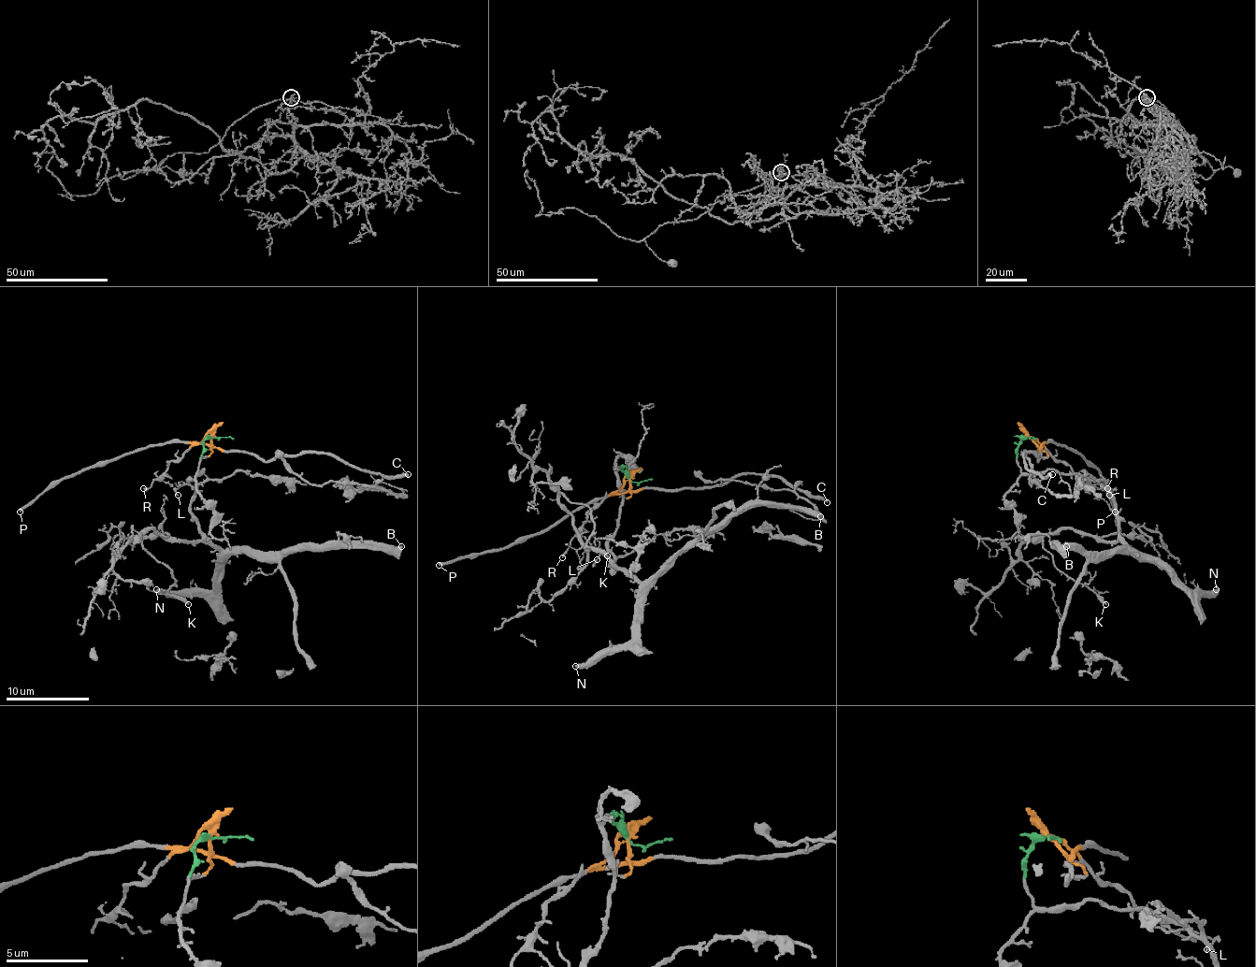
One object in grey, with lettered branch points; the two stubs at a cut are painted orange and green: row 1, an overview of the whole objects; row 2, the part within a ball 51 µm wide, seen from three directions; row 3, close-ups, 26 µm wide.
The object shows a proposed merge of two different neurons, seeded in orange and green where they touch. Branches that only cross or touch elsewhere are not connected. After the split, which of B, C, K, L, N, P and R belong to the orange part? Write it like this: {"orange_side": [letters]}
{"orange_side": ["C", "P", "R"]}

